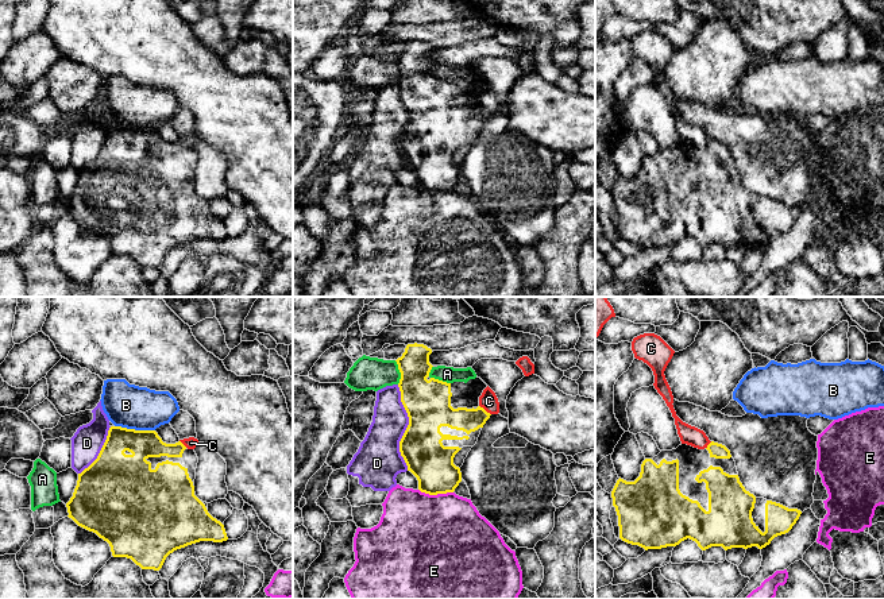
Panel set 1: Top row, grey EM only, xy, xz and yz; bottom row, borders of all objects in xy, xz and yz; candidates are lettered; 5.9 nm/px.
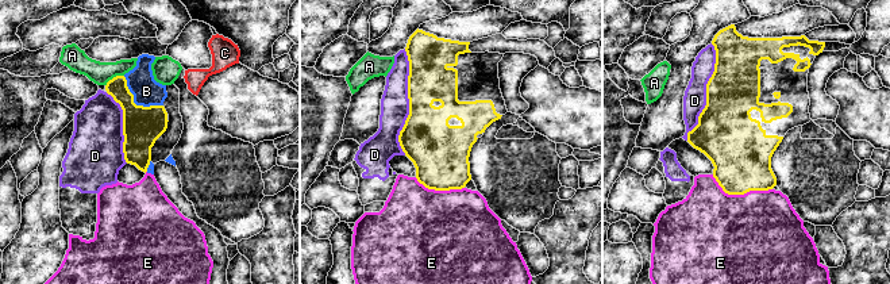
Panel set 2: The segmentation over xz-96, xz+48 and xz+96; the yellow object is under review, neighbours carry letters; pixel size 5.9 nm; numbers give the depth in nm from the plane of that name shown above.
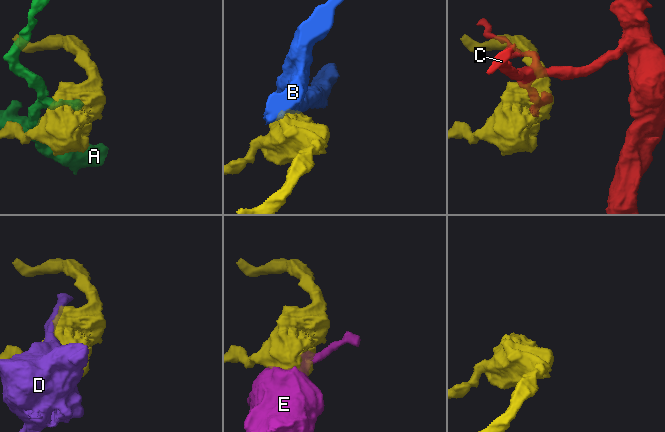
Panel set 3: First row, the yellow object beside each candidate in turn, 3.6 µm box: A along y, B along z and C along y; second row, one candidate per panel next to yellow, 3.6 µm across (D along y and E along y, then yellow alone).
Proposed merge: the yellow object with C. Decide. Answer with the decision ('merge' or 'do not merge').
do not merge

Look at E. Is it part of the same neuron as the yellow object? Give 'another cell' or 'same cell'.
another cell

